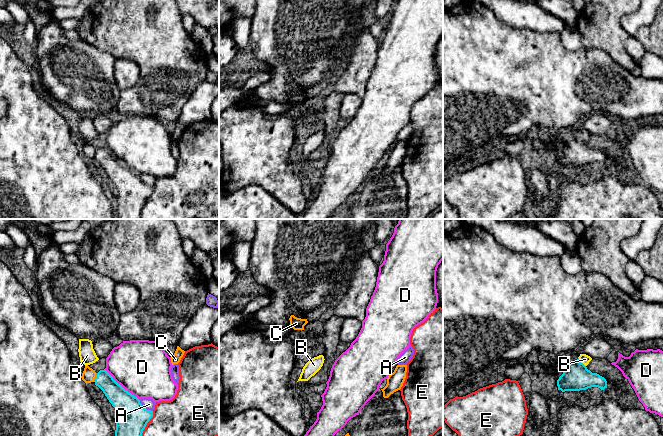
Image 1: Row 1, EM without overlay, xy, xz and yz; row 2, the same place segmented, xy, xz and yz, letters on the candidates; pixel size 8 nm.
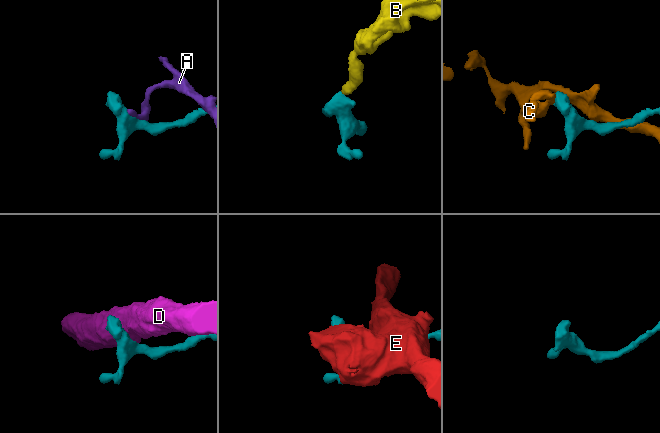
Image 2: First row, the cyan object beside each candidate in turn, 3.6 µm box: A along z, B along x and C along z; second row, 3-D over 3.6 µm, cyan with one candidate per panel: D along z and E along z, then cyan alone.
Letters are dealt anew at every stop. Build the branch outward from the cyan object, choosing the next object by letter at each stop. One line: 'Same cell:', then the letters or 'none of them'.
Same cell: B

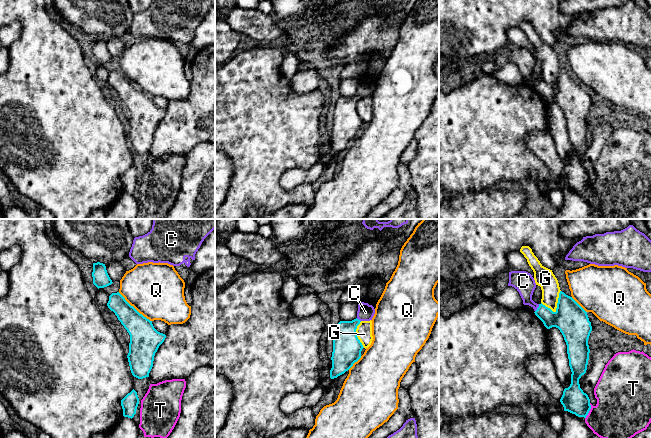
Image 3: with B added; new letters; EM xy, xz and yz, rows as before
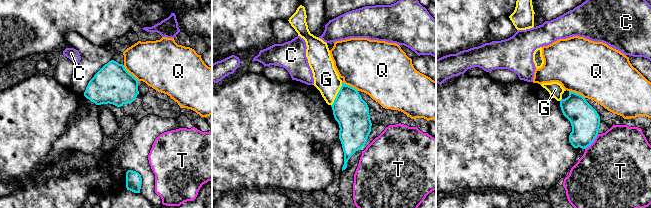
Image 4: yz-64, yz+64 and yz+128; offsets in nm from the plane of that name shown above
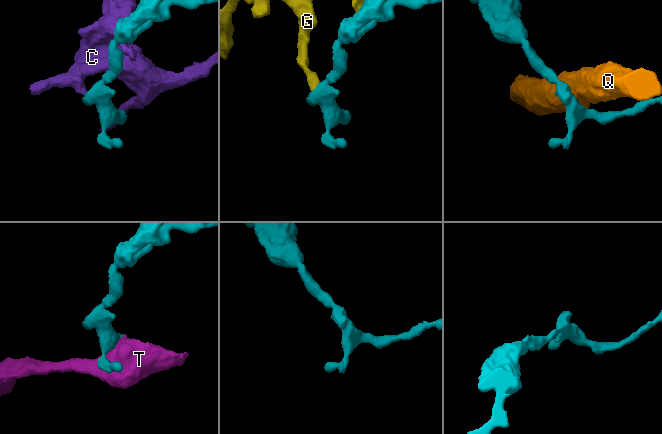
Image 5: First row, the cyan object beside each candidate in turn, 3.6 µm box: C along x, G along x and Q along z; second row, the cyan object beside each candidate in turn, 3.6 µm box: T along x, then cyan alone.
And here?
Same cell: none of them

